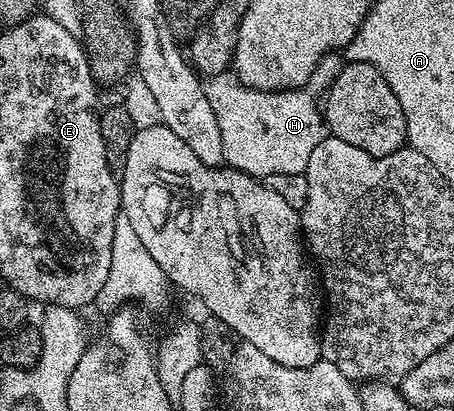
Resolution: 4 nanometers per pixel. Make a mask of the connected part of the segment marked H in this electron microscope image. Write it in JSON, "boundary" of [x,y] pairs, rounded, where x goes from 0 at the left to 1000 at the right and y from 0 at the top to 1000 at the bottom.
{"boundary":[[[511,178],[465,185],[454,219],[489,324],[493,397],[566,431],[667,423],[692,353],[718,328],[707,253],[700,241],[696,251],[683,214],[672,207],[632,219],[575,217],[546,209]]]}

